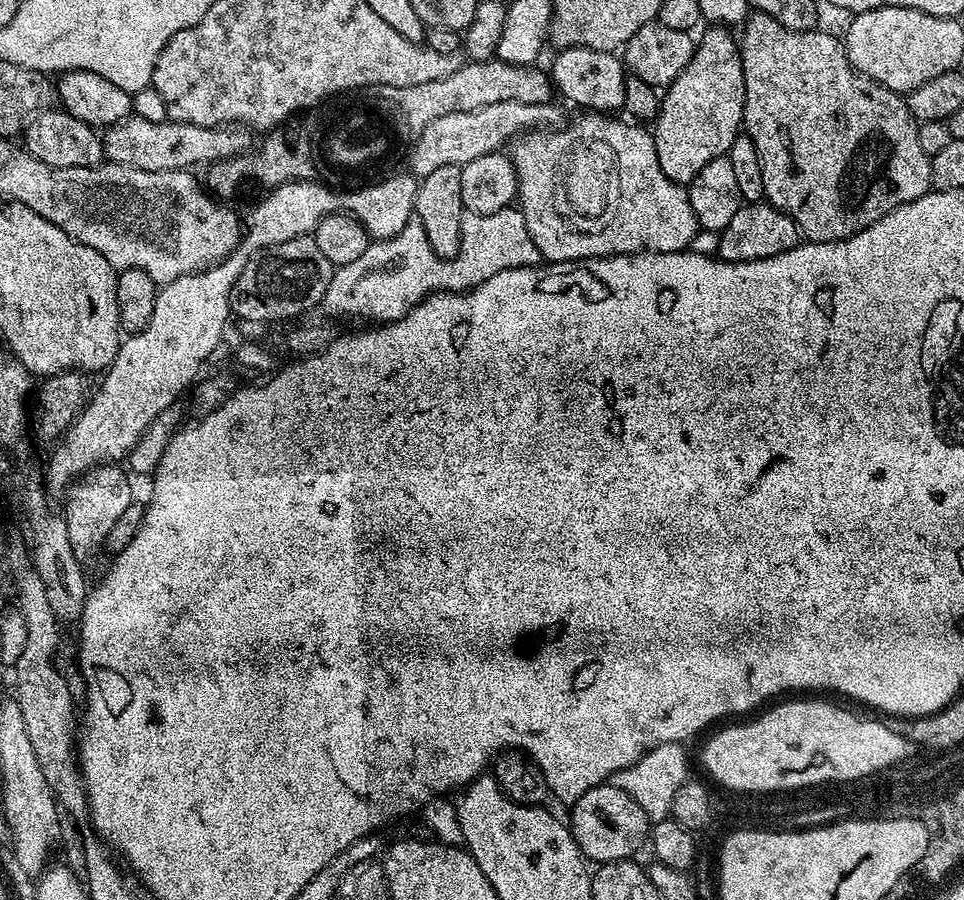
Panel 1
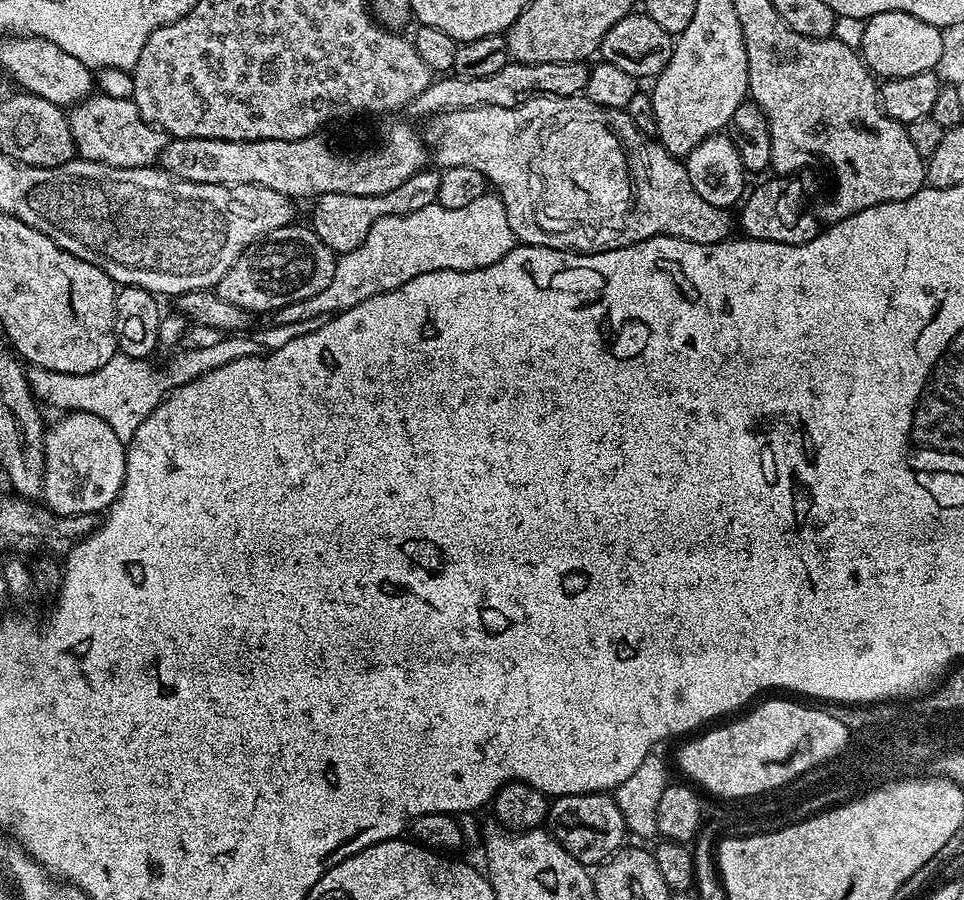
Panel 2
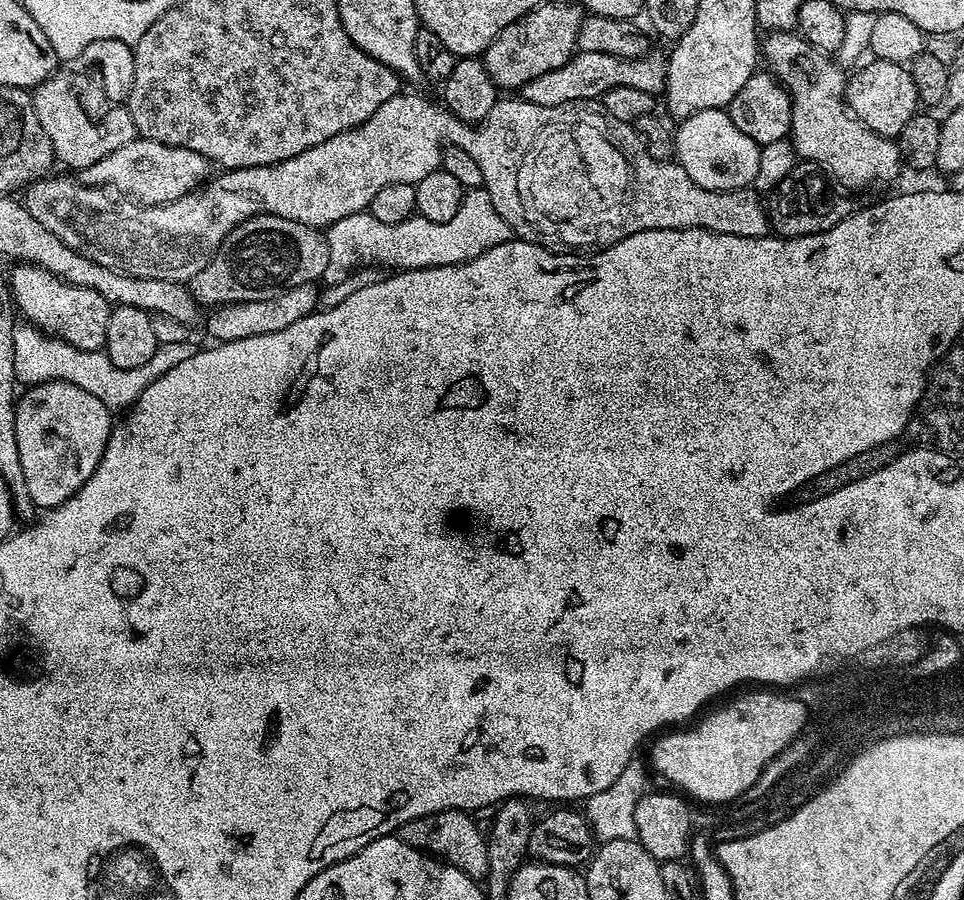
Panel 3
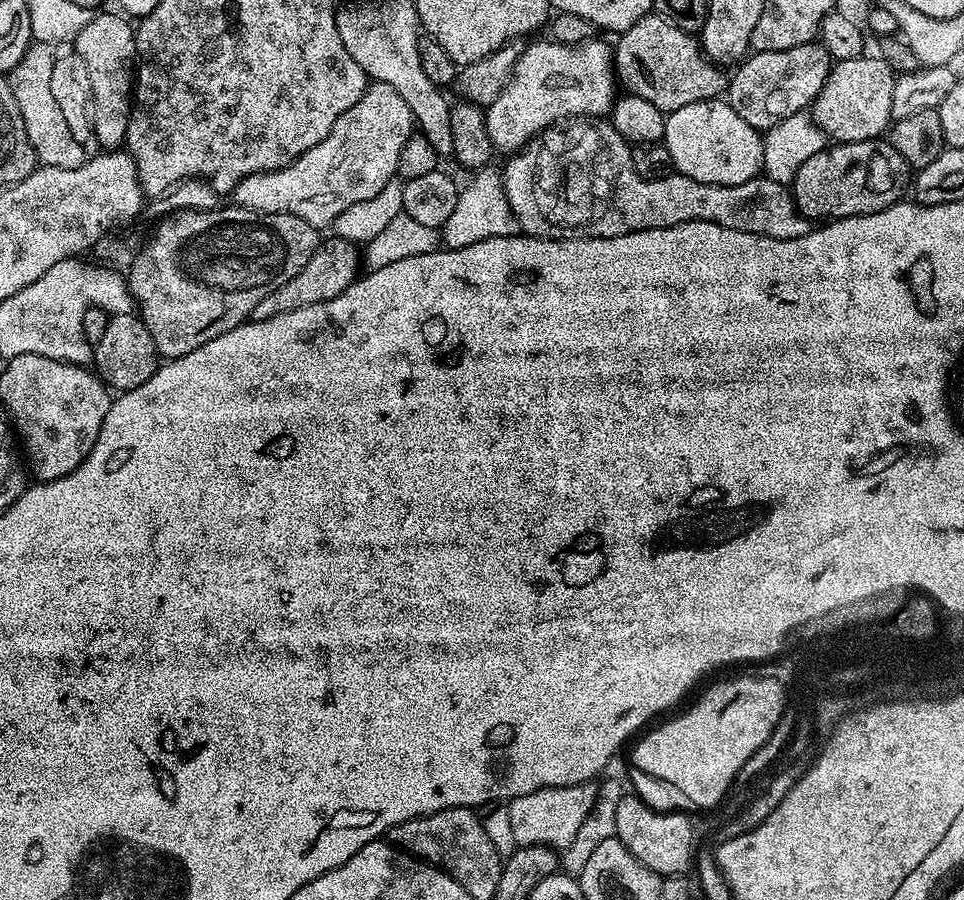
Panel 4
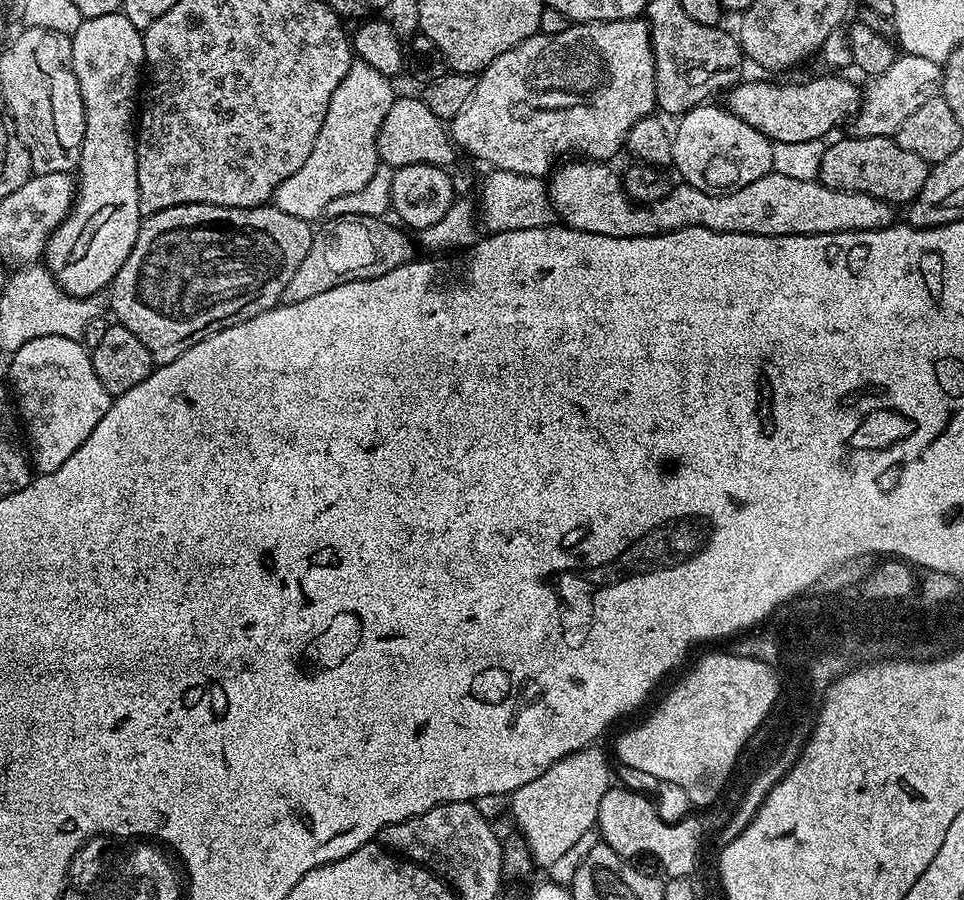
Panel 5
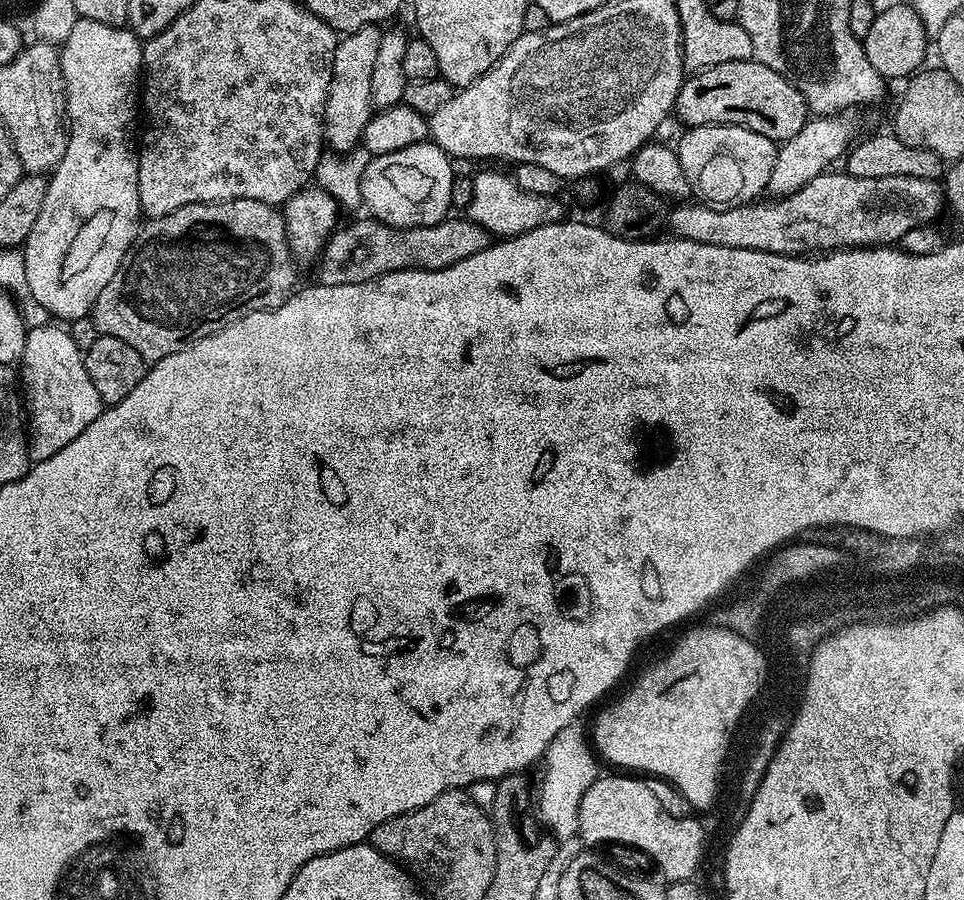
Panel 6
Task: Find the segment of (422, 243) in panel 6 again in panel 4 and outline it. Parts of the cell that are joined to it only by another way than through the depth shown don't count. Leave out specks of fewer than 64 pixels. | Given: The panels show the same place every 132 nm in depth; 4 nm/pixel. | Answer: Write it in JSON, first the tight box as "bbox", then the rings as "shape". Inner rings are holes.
{"bbox":[251,238,362,320],"shape":[[[331,238],[325,239],[317,248],[316,253],[286,282],[286,286],[278,286],[276,292],[266,294],[258,306],[254,306],[251,314],[252,320],[266,320],[268,318],[278,318],[280,314],[286,314],[290,310],[302,310],[302,306],[314,306],[318,302],[326,302],[330,298],[338,298],[350,287],[355,280],[361,275],[362,269],[362,252],[355,243],[349,240]]]}

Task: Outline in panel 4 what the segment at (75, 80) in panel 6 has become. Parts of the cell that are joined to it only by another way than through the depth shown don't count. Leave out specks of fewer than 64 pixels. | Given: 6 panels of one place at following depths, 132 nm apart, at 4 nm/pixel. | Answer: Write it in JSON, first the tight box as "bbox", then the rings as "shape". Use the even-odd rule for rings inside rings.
{"bbox":[74,11,136,150],"shape":[[[101,11],[93,15],[86,26],[76,35],[74,47],[88,67],[88,90],[92,135],[101,149],[116,150],[125,143],[128,134],[128,119],[134,103],[134,61],[136,33],[133,25],[115,11]]]}

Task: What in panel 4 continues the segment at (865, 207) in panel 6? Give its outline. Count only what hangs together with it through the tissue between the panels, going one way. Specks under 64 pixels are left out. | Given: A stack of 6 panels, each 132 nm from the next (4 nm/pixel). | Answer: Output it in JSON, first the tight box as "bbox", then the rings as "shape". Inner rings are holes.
{"bbox":[502,118,810,240],"shape":[[[576,118],[546,128],[539,136],[533,136],[519,152],[509,155],[507,160],[502,175],[510,210],[514,210],[521,233],[539,236],[542,240],[614,238],[627,232],[669,228],[695,220],[779,240],[802,238],[810,231],[810,221],[796,209],[791,191],[764,174],[738,186],[707,184],[679,174],[665,176],[663,180],[642,178],[638,170],[634,170],[632,145],[604,118]]]}

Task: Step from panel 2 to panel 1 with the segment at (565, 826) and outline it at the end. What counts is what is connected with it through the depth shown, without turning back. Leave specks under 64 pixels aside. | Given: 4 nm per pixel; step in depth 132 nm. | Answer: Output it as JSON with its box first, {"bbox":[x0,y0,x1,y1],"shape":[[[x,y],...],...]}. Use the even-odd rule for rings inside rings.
{"bbox":[570,782,650,865],"shape":[[[605,782],[597,788],[586,790],[578,799],[571,801],[570,827],[580,853],[597,865],[613,864],[616,860],[635,857],[640,847],[645,847],[650,836],[650,821],[646,810],[626,791],[615,783]]]}

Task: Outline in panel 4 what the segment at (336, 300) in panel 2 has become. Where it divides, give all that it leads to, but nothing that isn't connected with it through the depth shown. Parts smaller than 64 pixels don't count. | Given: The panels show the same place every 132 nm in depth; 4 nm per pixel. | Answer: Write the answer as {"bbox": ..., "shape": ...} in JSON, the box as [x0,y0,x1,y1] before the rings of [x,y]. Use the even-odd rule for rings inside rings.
{"bbox":[442,166,520,247],"shape":[[[492,166],[481,168],[465,188],[463,185],[457,191],[454,214],[446,218],[442,229],[442,240],[447,247],[474,246],[474,242],[486,242],[486,238],[514,236],[520,232],[520,223],[516,221],[514,210],[510,210],[510,202],[506,198],[504,177],[494,169]]]}

